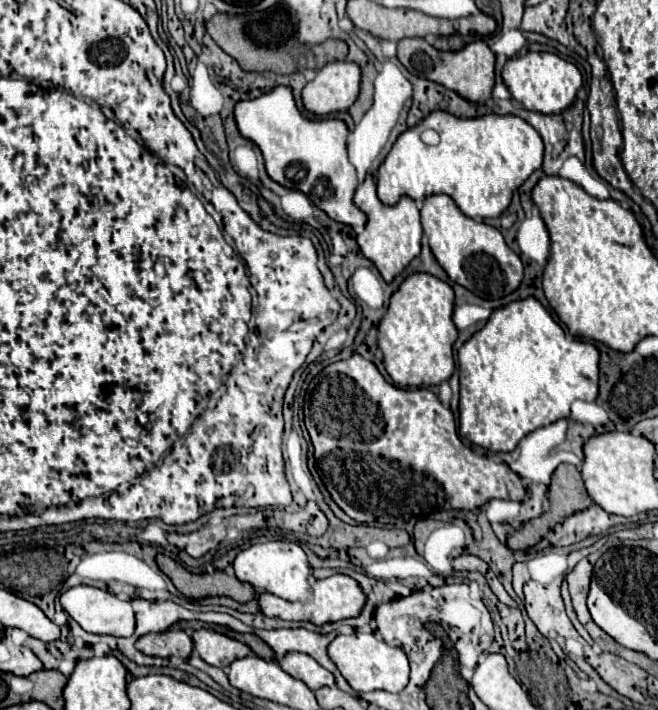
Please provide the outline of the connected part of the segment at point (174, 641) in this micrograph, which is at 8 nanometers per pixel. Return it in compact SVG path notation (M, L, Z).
M166 630L162 634L146 634L138 638L136 648L148 656L188 658L192 652L192 638L184 630Z

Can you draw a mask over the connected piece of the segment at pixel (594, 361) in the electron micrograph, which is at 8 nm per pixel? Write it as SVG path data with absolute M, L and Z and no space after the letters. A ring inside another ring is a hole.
M536 298L512 302L494 310L486 326L460 350L460 436L494 452L512 452L532 430L570 414L574 400L594 402L598 396L598 350L590 342L568 336Z

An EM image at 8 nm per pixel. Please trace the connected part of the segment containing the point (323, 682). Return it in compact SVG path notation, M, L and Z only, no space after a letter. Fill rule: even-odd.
M292 652L286 654L280 660L280 666L294 678L302 680L310 690L318 690L322 686L336 686L334 684L334 676L332 672L328 672L326 668L322 668L312 656L302 654L302 652Z

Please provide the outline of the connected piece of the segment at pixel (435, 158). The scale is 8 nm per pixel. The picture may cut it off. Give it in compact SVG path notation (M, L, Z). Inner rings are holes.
M436 110L422 124L402 132L394 142L390 154L378 168L378 198L394 206L402 196L422 202L426 196L446 194L468 218L498 218L508 208L514 190L542 166L542 154L542 138L518 116L490 114L464 120ZM424 128L438 132L438 146L426 146L420 140Z

